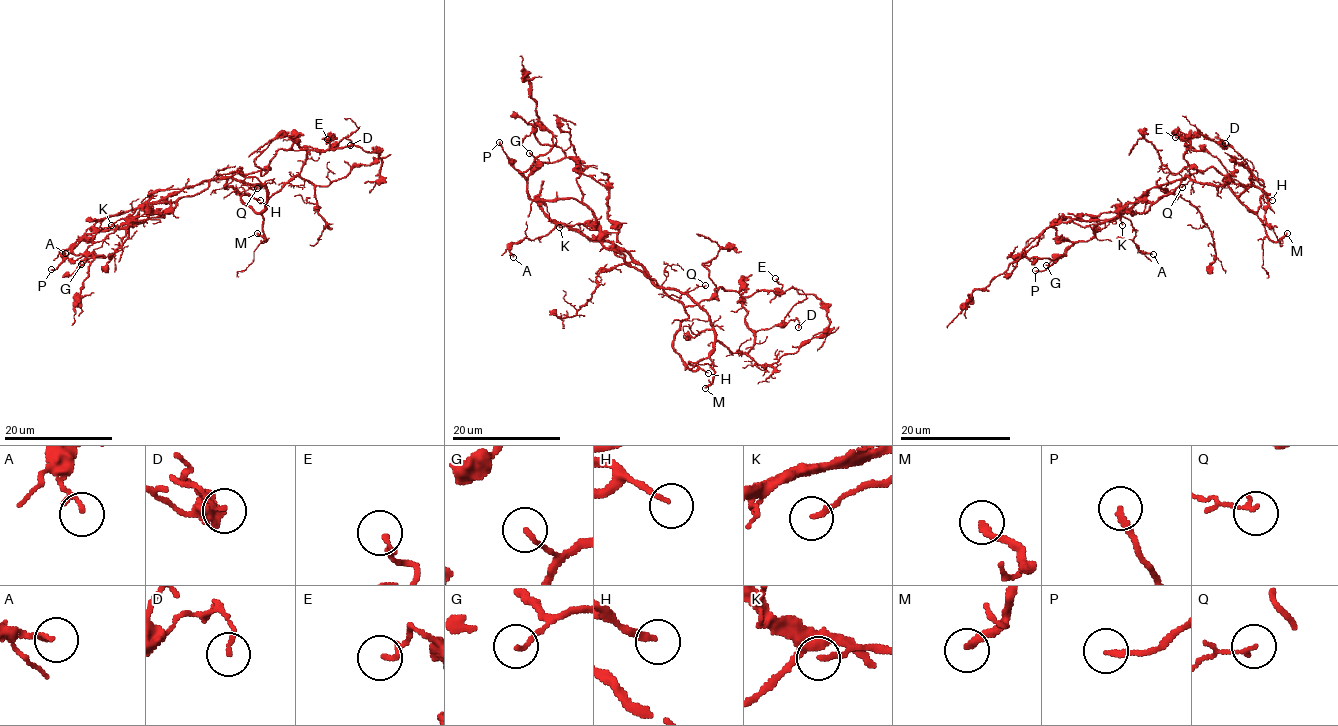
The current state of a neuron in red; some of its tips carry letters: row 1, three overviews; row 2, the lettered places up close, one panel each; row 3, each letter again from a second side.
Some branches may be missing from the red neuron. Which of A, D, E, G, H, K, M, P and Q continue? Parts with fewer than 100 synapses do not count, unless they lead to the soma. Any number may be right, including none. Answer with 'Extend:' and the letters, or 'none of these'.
Extend: M

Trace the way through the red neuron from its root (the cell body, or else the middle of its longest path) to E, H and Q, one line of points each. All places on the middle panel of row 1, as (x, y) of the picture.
E: (636, 262), (685, 305), (709, 299), (720, 288), (742, 296), (777, 293), (782, 285), (775, 278)
H: (636, 262), (655, 284), (682, 304), (687, 315), (674, 338), (674, 350), (687, 365), (698, 365), (708, 373)
Q: (636, 262), (660, 286), (687, 293), (705, 285)

